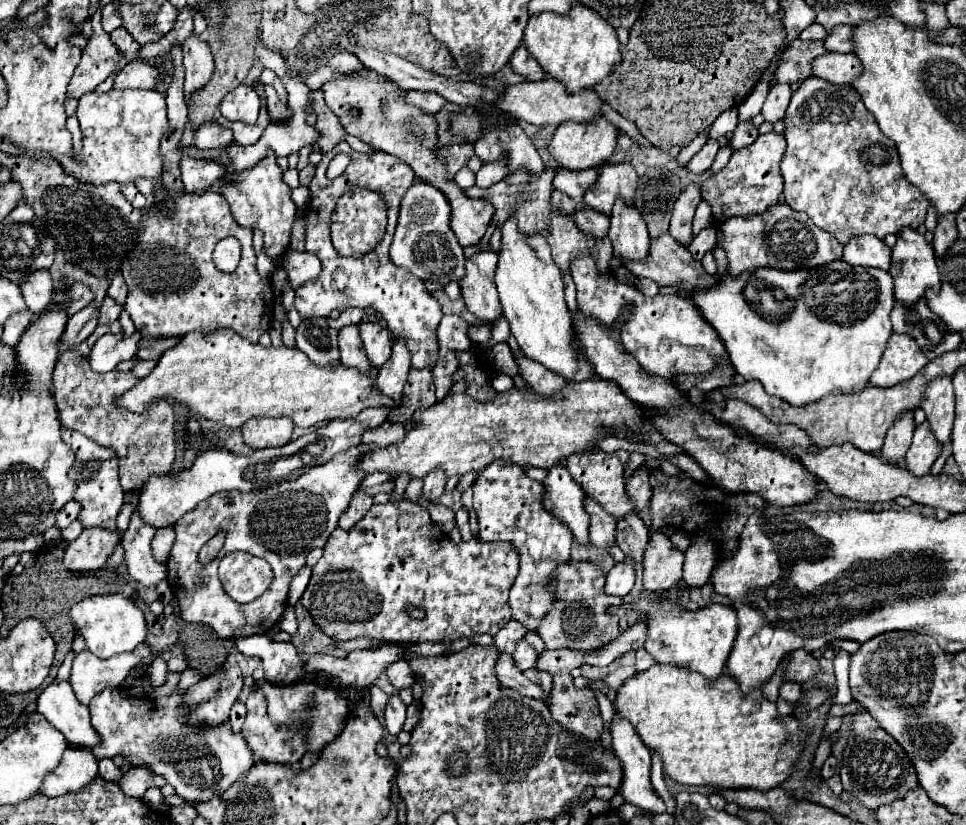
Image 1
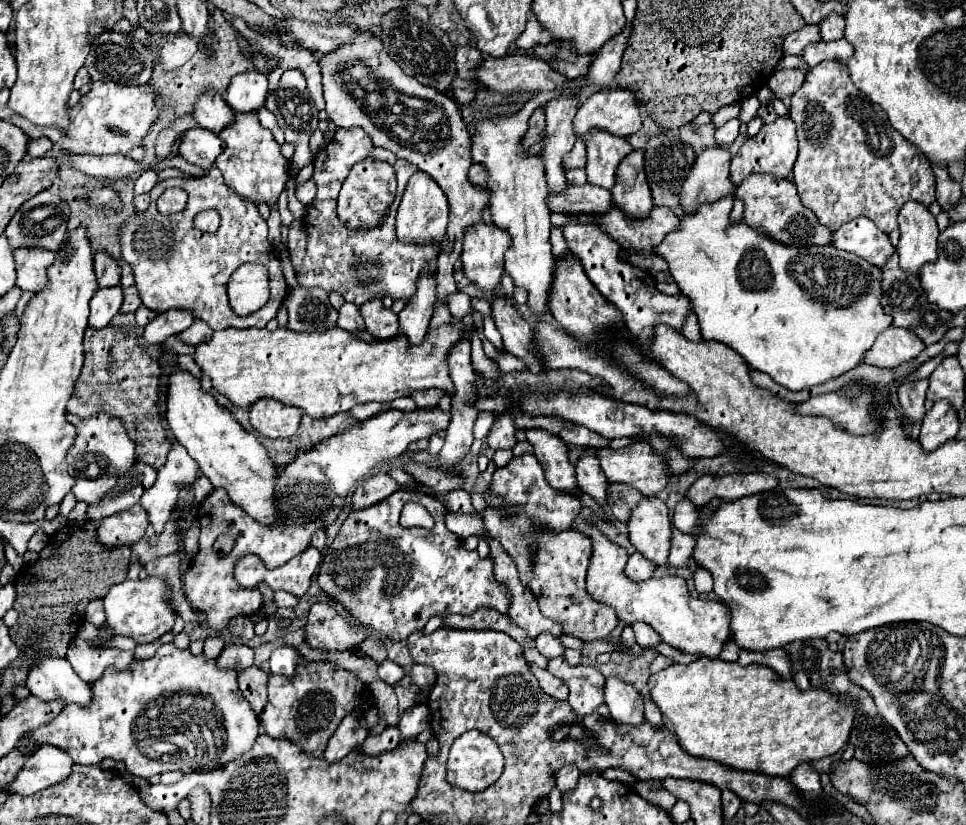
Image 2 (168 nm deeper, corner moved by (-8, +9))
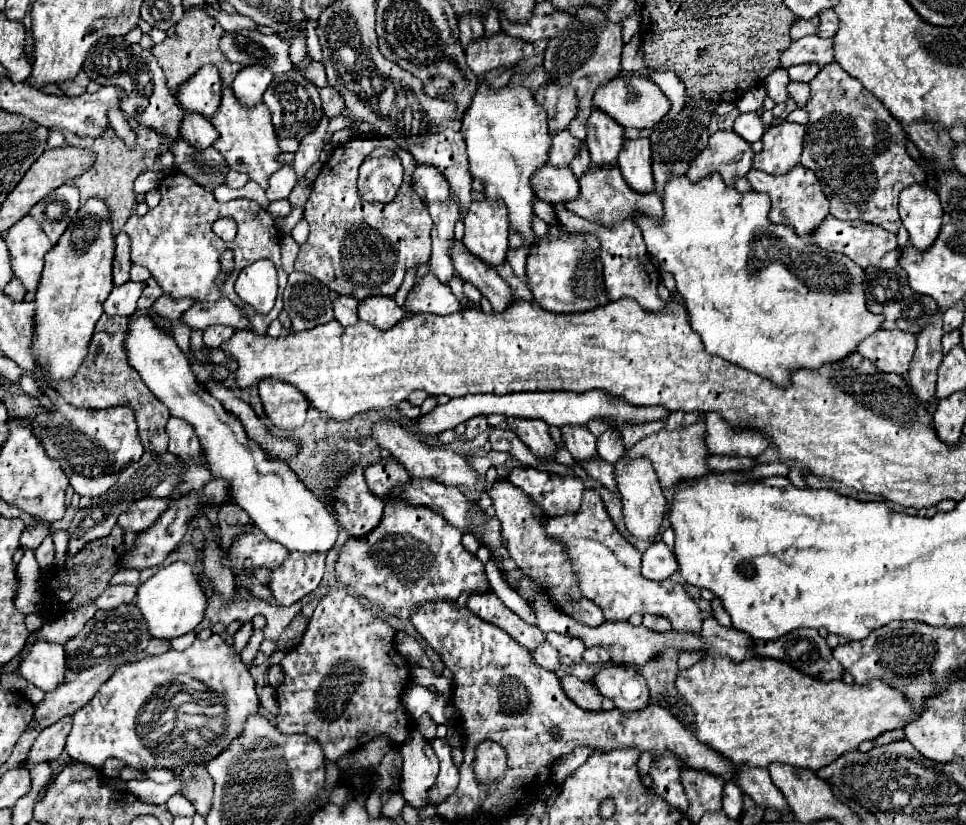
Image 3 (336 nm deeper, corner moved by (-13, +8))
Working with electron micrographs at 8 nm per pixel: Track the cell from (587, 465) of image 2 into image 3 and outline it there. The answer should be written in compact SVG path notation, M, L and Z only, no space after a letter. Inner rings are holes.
M568 426L568 428L562 428L562 440L564 440L566 448L570 450L570 454L574 456L574 460L580 466L588 464L592 458L598 456L596 438L592 436L592 432L586 426Z

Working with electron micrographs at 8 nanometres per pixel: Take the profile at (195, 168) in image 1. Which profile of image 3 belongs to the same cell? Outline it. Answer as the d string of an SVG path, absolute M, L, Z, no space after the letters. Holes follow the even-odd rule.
M186 114L180 126L180 136L198 152L210 148L216 140L218 134L214 130L214 126L210 124L210 120L200 118L200 114Z

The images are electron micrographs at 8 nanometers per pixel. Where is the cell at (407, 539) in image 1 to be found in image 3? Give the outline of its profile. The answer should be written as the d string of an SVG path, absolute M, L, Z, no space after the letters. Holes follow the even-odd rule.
M388 502L380 524L362 538L350 538L338 554L336 578L360 598L408 622L412 612L428 602L454 602L460 594L492 592L484 564L464 550L460 530L448 526L442 514L410 502Z

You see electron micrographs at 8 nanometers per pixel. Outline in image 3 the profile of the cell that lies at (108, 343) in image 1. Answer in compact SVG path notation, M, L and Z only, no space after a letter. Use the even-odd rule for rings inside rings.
M222 298L220 302L208 304L208 302L194 302L190 310L186 310L180 320L188 326L188 328L196 328L196 330L206 330L214 324L224 324L224 326L232 326L236 330L248 328L248 320L242 316L242 312L228 300Z

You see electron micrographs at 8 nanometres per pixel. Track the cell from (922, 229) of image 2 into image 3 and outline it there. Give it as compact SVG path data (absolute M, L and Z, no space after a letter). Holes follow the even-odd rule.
M910 186L900 194L900 218L916 250L928 250L942 226L942 206L938 194L928 186Z

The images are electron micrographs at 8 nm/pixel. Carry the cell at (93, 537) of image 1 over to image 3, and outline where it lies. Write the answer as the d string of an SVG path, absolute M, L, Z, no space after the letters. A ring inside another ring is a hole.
M142 498L138 502L134 502L128 512L118 516L118 526L122 530L134 530L144 532L148 530L168 508L168 500L166 498Z

